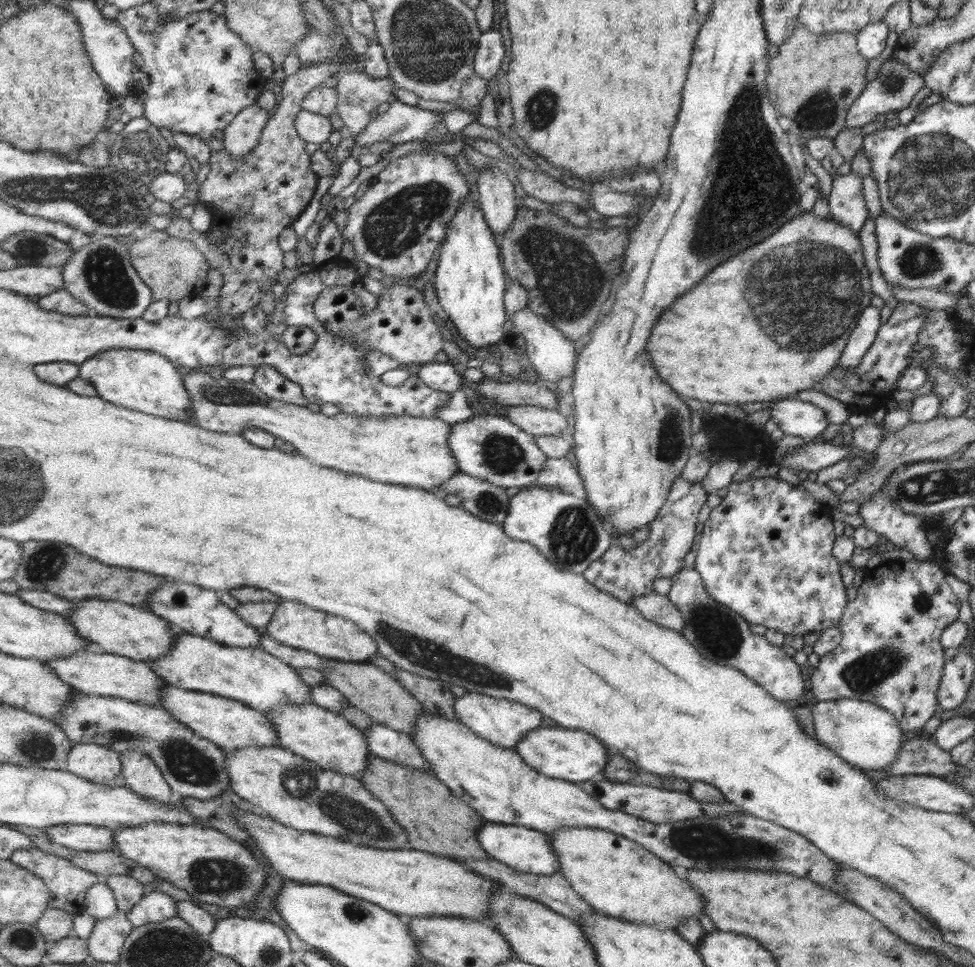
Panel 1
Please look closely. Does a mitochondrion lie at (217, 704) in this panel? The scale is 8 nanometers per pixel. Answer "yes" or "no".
no

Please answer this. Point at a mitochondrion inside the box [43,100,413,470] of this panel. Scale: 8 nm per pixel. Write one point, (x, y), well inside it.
(104, 272)

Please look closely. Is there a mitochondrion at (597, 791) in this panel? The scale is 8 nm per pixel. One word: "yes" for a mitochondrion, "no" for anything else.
no

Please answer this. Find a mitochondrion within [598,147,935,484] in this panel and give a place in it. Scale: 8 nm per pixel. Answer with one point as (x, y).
(769, 279)

